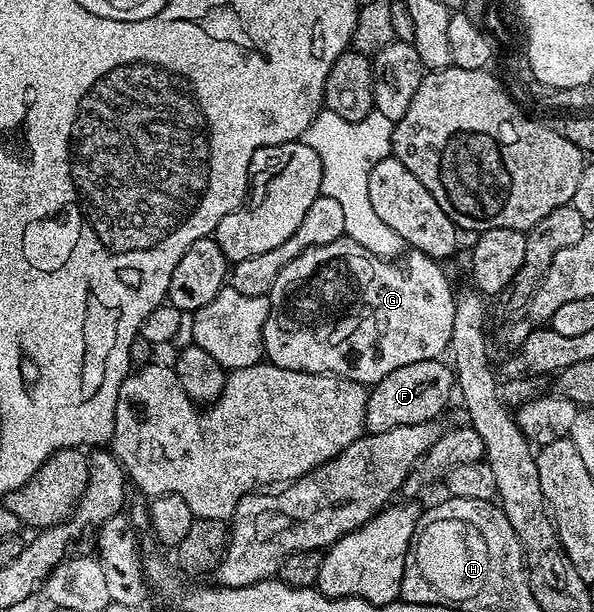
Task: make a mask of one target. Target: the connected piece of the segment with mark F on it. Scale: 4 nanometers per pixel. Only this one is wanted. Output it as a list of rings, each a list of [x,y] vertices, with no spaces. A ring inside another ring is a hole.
[[[436,359],[434,361],[422,361],[421,363],[409,363],[409,367],[397,367],[397,371],[392,371],[389,375],[385,375],[385,379],[381,379],[377,384],[370,386],[367,395],[367,406],[365,407],[365,429],[368,434],[381,433],[385,431],[391,431],[395,427],[405,427],[407,424],[428,424],[434,422],[434,417],[442,411],[447,405],[447,400],[450,399],[451,393],[453,397],[453,390],[456,388],[457,382],[455,380],[455,374],[450,364],[442,365],[442,360]]]

